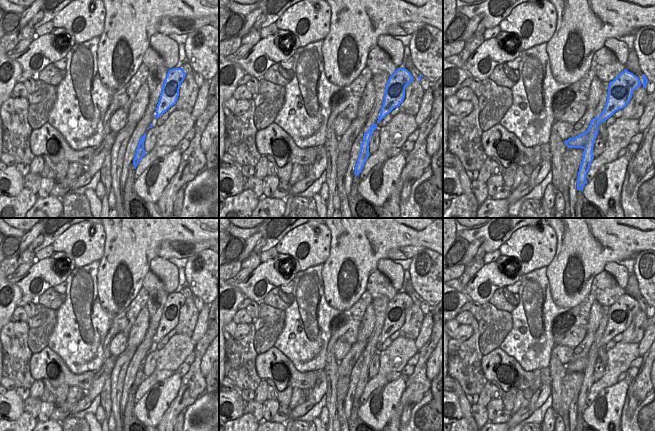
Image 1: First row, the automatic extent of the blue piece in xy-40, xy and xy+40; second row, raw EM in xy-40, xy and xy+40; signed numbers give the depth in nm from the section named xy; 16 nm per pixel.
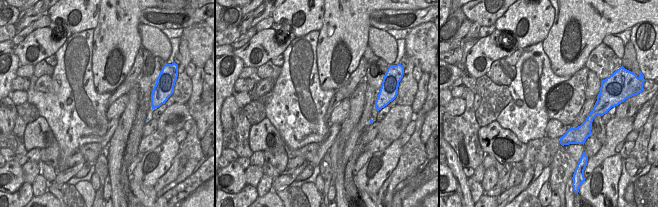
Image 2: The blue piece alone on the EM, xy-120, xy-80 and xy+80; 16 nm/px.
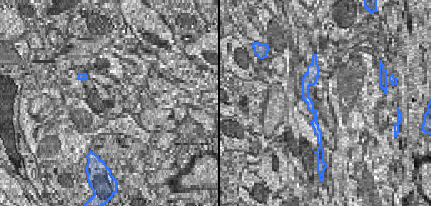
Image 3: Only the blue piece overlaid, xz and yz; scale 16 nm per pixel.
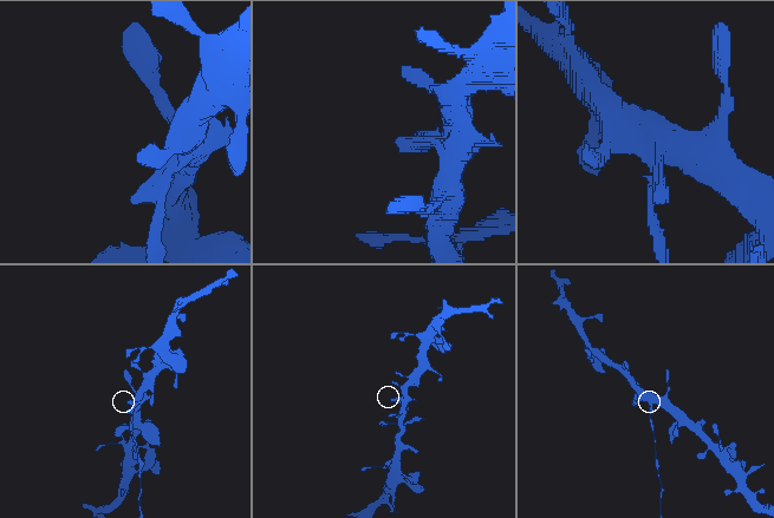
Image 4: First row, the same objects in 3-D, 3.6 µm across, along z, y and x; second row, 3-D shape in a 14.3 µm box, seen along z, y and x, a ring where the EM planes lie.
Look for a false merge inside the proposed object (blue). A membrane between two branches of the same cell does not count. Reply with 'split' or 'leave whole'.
split

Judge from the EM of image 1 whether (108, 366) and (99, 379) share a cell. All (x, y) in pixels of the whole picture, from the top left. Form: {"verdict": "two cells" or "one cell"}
{"verdict": "one cell"}

